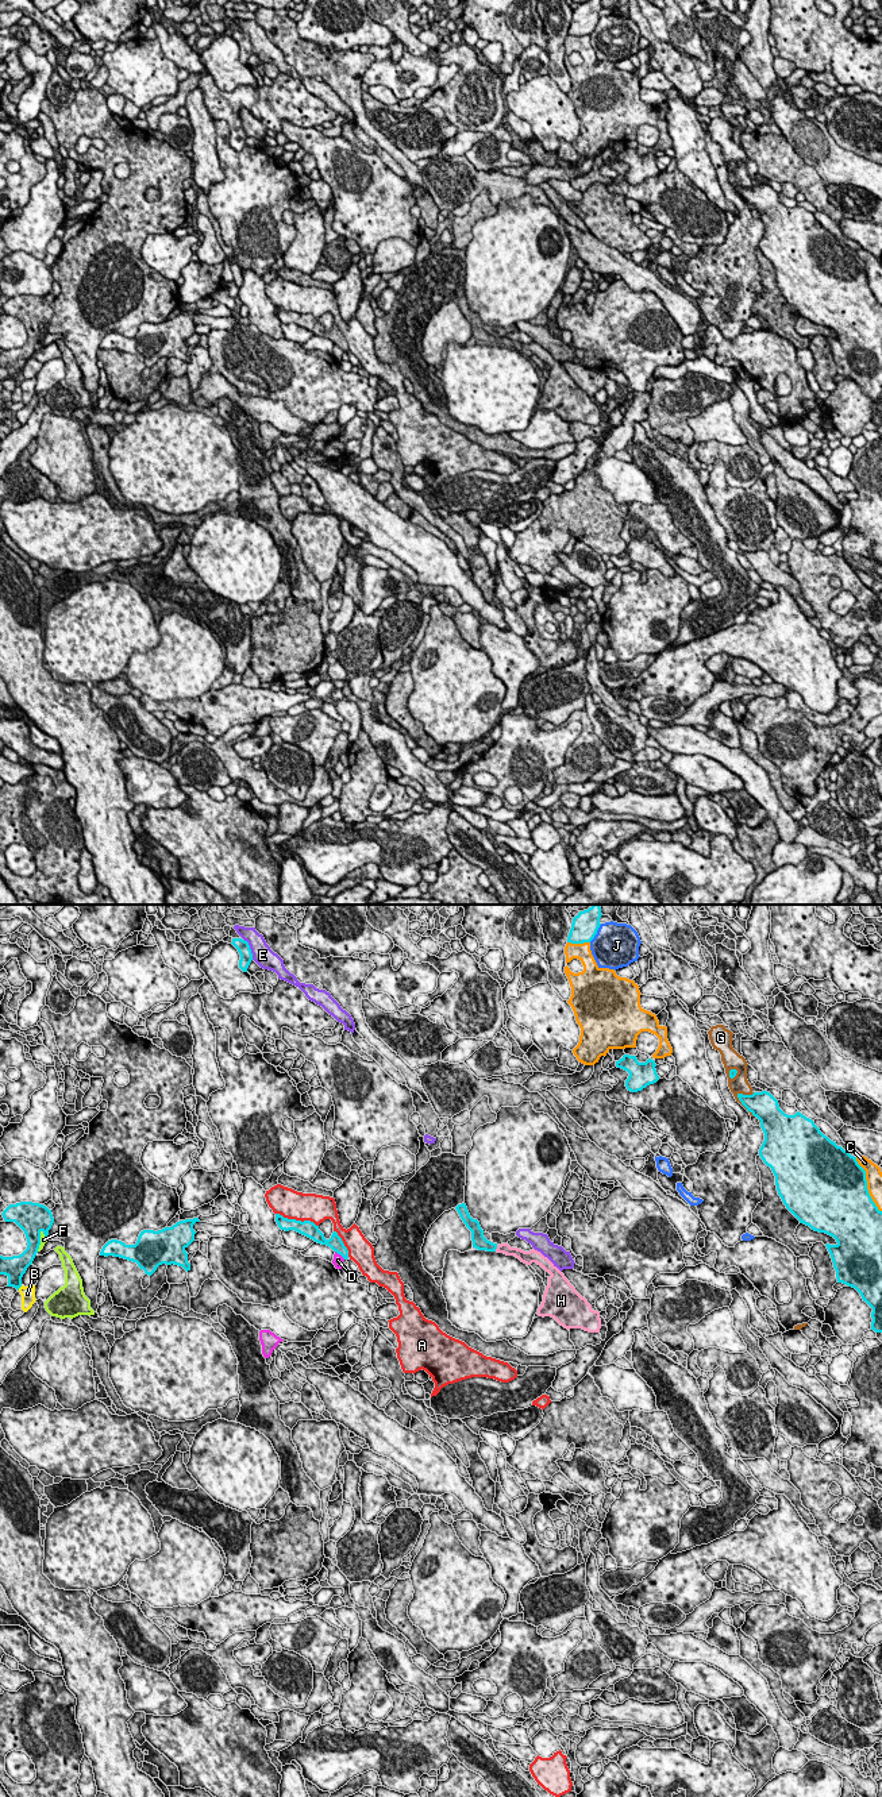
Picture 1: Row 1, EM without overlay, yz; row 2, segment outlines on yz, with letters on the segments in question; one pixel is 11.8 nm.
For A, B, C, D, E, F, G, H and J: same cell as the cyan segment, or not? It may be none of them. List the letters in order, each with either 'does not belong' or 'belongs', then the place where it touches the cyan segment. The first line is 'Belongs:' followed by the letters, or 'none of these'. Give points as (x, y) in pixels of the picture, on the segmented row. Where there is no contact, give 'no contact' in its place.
Belongs: H
A: does not belong; contact yz (297, 1221)
B: does not belong; contact yz (19, 1287)
C: does not belong; contact yz (866, 1184)
D: does not belong; contact yz (341, 1254)
E: does not belong; contact yz (250, 949)
F: does not belong; contact yz (39, 1241)
G: does not belong; contact yz (743, 1105)
H: belongs; contact yz (496, 1248)
J: does not belong; contact yz (596, 933)

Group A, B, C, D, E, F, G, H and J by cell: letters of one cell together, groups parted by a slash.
A / B / C / D / E / F / G / H / J

